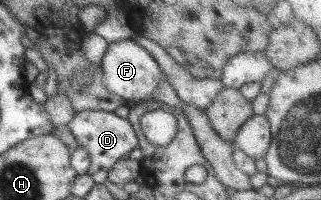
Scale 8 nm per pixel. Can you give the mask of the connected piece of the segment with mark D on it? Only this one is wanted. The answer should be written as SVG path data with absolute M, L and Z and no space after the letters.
M99 109L78 112L67 128L76 137L79 146L88 151L90 155L88 173L98 184L106 182L108 180L108 171L112 166L139 146L139 138L136 136L136 131L134 131L132 124L128 120L116 116L114 112Z

